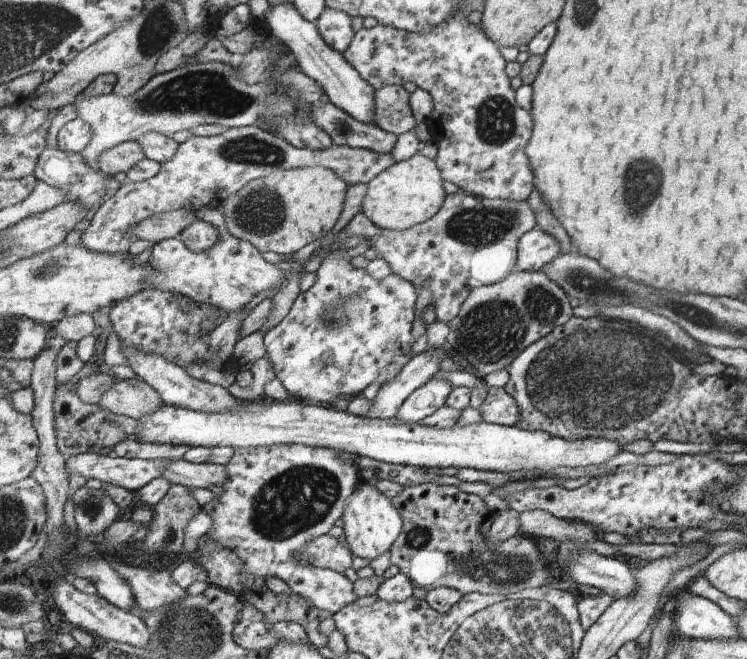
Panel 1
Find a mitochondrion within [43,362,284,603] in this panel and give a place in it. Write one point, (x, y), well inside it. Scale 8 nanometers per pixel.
(90, 505)

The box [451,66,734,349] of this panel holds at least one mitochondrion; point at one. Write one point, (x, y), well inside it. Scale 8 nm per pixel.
(496, 124)

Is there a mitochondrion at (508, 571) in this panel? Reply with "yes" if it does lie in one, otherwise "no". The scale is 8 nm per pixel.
yes

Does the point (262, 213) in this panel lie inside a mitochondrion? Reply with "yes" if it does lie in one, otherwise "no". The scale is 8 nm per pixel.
yes

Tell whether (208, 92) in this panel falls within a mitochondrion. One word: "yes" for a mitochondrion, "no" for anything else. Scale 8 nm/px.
yes

